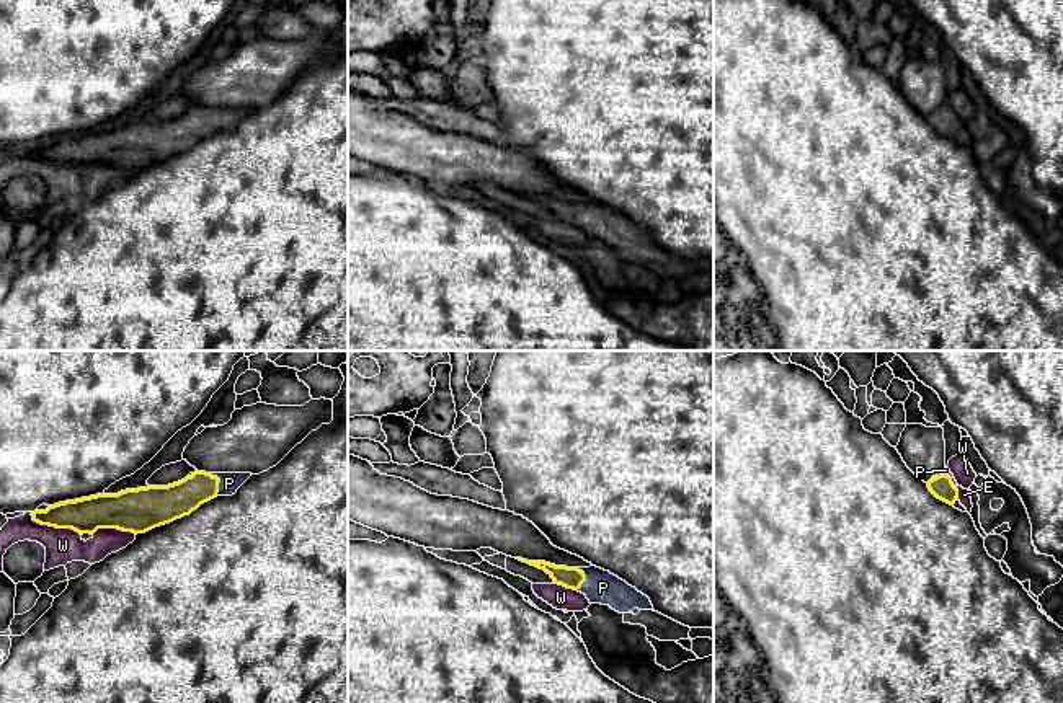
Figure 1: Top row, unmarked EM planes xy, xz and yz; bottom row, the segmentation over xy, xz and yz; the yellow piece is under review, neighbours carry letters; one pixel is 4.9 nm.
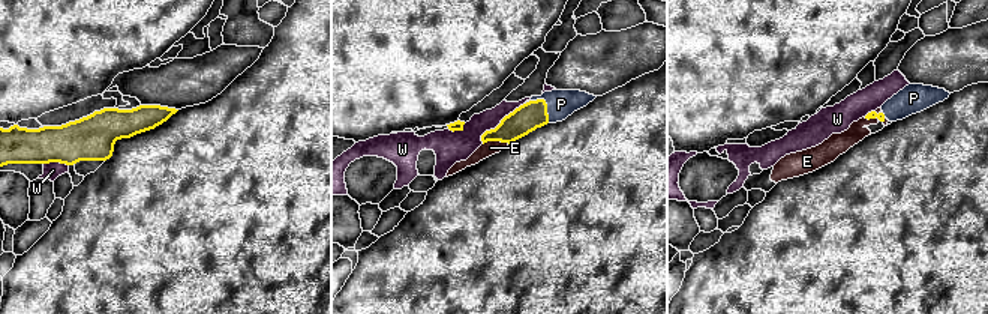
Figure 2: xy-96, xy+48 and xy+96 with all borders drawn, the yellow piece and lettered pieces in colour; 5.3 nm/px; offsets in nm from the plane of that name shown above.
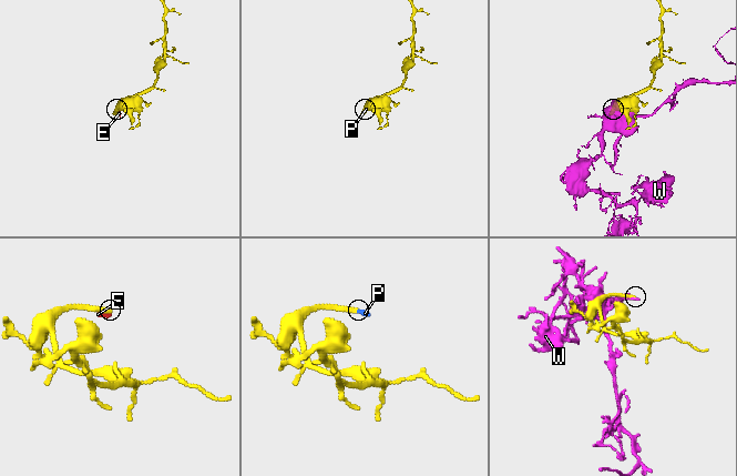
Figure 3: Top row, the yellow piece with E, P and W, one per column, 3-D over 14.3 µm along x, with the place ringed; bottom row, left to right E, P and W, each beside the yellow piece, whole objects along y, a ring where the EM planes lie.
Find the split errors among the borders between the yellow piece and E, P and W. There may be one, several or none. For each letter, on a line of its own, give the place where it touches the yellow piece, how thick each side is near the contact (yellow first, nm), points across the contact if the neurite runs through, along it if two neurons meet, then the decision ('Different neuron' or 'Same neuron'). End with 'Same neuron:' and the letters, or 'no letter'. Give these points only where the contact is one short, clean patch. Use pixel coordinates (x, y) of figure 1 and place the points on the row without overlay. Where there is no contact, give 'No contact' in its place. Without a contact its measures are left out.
E: Touches yellow at yz (957, 126). Thickness 110 nm (yellow) against 60 nm. Boundary: yz (954, 121), (959, 131). Different neuron
P: Touches yellow at xy (219, 116). Thickness 170 nm (yellow) against 100 nm. Path across: xy (178, 134), (200, 121), (219, 116), (229, 118). Same neuron
W: Touches yellow at xy (54, 160). Thickness 180 nm (yellow) against 180 nm. Different neuron
Same neuron: P

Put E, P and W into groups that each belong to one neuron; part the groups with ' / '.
E / P / W

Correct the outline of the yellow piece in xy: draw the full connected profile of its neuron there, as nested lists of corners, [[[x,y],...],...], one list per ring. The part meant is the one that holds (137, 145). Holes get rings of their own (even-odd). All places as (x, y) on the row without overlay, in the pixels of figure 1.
[[[194,106],[168,121],[126,124],[49,140],[31,147],[33,155],[56,163],[93,170],[98,163],[145,168],[155,161],[189,150],[201,139],[232,130],[251,108]]]

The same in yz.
[[[944,103],[927,116],[929,126],[941,135],[954,140],[958,132],[957,116],[949,103]]]

